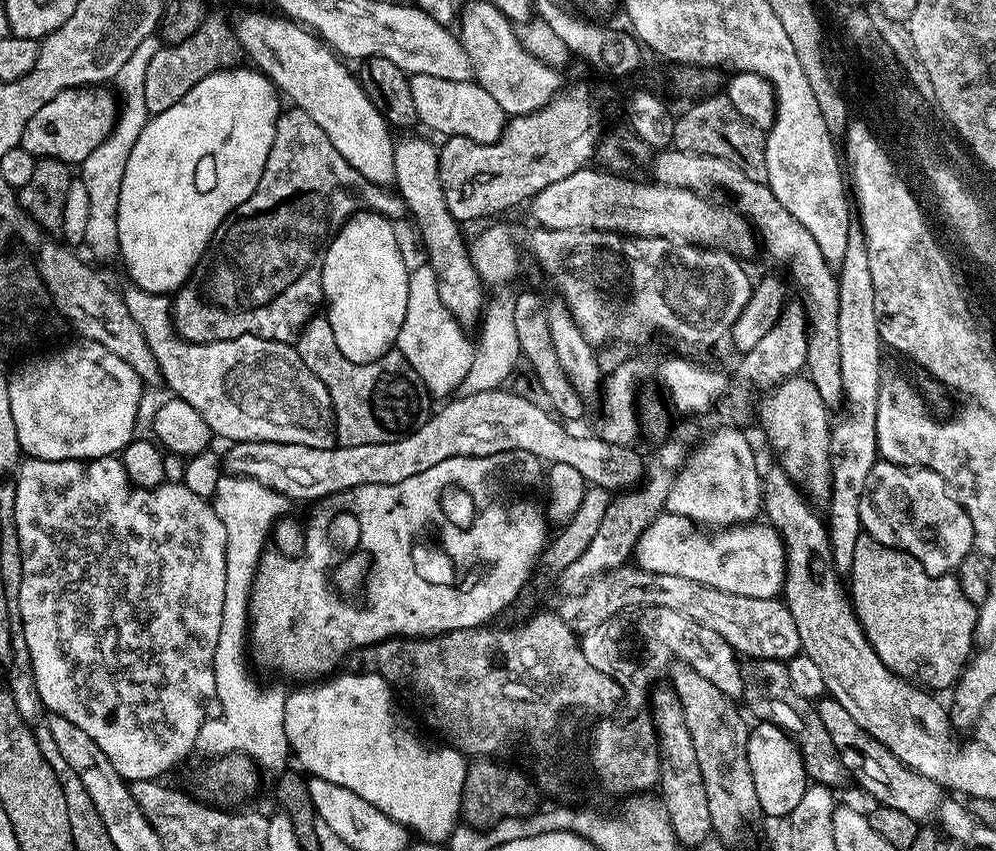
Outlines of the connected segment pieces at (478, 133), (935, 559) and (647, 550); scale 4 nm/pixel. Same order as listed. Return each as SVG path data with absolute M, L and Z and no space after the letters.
M415 74L410 79L410 92L414 94L419 123L429 124L434 131L441 132L441 137L466 136L483 144L495 144L506 131L502 106L490 98L490 94L479 82Z
M883 458L877 459L876 464L873 465L872 469L870 470L870 474L868 475L868 485L867 485L866 491L865 491L864 495L861 496L861 498L860 498L860 526L861 526L861 529L863 529L863 531L865 533L867 533L867 535L872 536L878 542L882 542L883 544L889 544L889 546L891 546L891 548L901 548L903 552L908 552L914 558L918 558L919 560L921 560L923 562L924 567L927 568L928 571L933 574L948 574L948 573L951 573L953 570L956 570L959 567L959 565L963 562L963 560L965 558L967 558L968 555L970 555L974 552L974 546L972 546L972 543L975 542L976 536L978 536L978 530L977 530L977 528L975 528L973 526L972 520L970 519L970 517L968 517L968 512L966 511L965 508L963 508L963 506L960 505L959 496L956 495L956 493L955 493L955 491L953 491L953 489L948 487L948 483L946 483L946 481L944 479L942 479L942 477L940 477L940 475L938 475L938 473L936 473L934 470L932 470L928 467L921 467L918 464L900 464L900 463L897 463L895 460L885 460Z
M667 510L660 513L638 538L634 553L636 567L648 572L659 572L662 575L680 575L693 579L718 590L726 590L730 594L749 596L750 598L776 598L781 595L786 575L784 559L784 539L775 528L767 522L749 522L743 526L729 526L713 531L712 540L707 531L701 530L685 516Z

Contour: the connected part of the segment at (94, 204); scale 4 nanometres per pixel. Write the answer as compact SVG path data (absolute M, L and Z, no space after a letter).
M151 39L143 40L134 50L134 54L122 66L118 83L119 108L116 113L116 123L108 130L108 135L98 146L94 146L92 153L85 158L82 165L82 179L86 186L86 194L90 194L90 218L84 235L87 247L112 248L116 243L116 219L118 218L118 194L122 194L122 174L126 174L126 161L130 158L130 150L134 150L134 142L138 142L138 134L150 119L146 110L146 97L142 82L146 82L146 66L150 62L154 51Z

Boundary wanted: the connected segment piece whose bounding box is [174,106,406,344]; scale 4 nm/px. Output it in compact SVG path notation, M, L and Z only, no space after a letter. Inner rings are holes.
M295 106L289 109L289 112L288 109L281 111L276 119L274 146L270 146L270 158L266 158L266 170L262 170L262 178L254 194L250 194L242 206L234 209L221 222L202 258L192 267L192 273L188 276L190 286L187 286L188 290L182 290L182 300L174 300L182 302L184 318L188 316L186 310L192 304L194 320L186 322L184 329L178 333L180 339L191 344L209 344L243 336L277 340L283 344L295 341L308 321L317 315L319 308L316 307L325 303L322 270L328 243L336 237L354 210L379 212L389 218L397 218L406 212L404 201L395 191L369 182L350 162L346 162L346 158L342 158L334 142L330 142L326 130L322 130L310 114ZM220 296L230 296L226 302L234 302L232 310L228 310L228 332L224 332L224 320L222 332L214 332L214 326L220 330L220 314L224 316L224 310L216 304L220 302Z

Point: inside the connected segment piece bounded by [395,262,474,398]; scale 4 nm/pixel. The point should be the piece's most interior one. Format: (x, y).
(432, 339)

